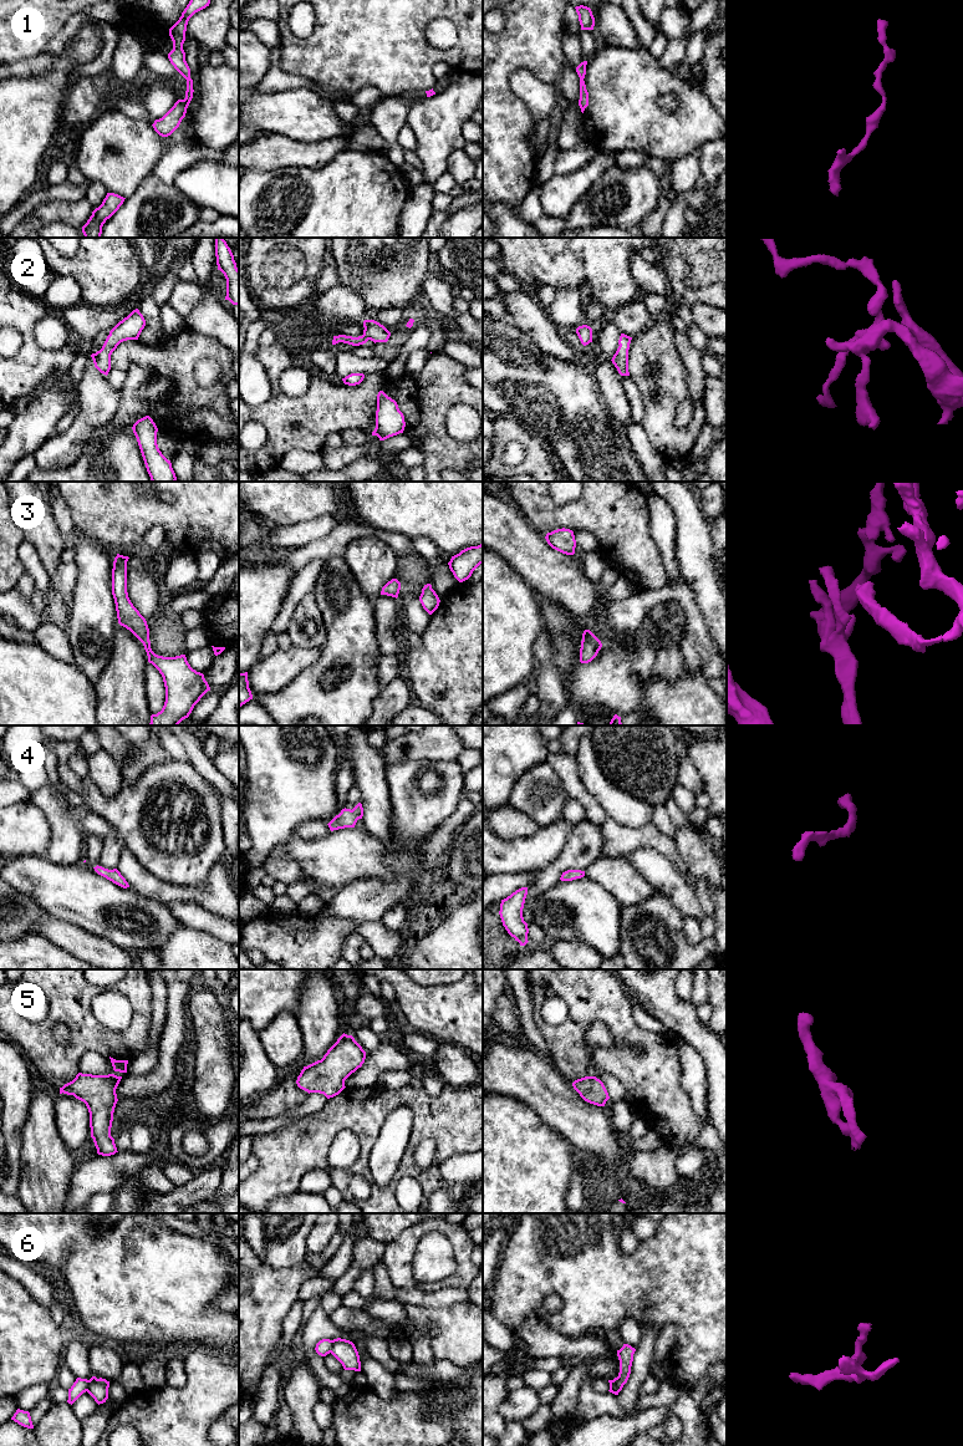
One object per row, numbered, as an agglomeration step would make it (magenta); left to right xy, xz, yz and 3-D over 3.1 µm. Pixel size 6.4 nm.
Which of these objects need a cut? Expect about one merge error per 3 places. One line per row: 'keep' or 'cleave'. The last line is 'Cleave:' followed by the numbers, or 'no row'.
1: keep
2: keep
3: keep
4: keep
5: keep
6: cleave
Cleave: 6

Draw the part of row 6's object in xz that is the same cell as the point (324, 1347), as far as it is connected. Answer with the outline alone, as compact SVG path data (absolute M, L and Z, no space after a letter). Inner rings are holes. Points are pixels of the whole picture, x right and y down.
M322 1339L316 1344L315 1348L316 1353L321 1356L326 1356L332 1350L332 1340L330 1339Z

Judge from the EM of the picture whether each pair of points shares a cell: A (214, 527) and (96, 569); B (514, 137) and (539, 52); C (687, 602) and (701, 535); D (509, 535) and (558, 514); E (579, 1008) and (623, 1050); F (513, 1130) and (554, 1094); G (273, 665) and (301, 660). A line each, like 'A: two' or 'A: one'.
A: two
B: one
C: two
D: two
E: one
F: two
G: one

